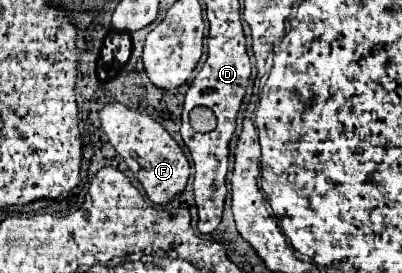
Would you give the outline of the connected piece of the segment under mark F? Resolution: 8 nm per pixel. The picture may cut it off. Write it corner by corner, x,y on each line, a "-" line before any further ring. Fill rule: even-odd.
120,102
104,104
104,108
98,114
102,122
102,132
108,136
108,142
116,148
116,152
124,158
134,178
142,184
150,202
164,204
172,200
174,194
180,194
184,190
190,176
188,158
184,156
176,140
170,138
158,122
154,122
148,114
140,114
138,110
132,110
-
136,138
142,144
136,144

